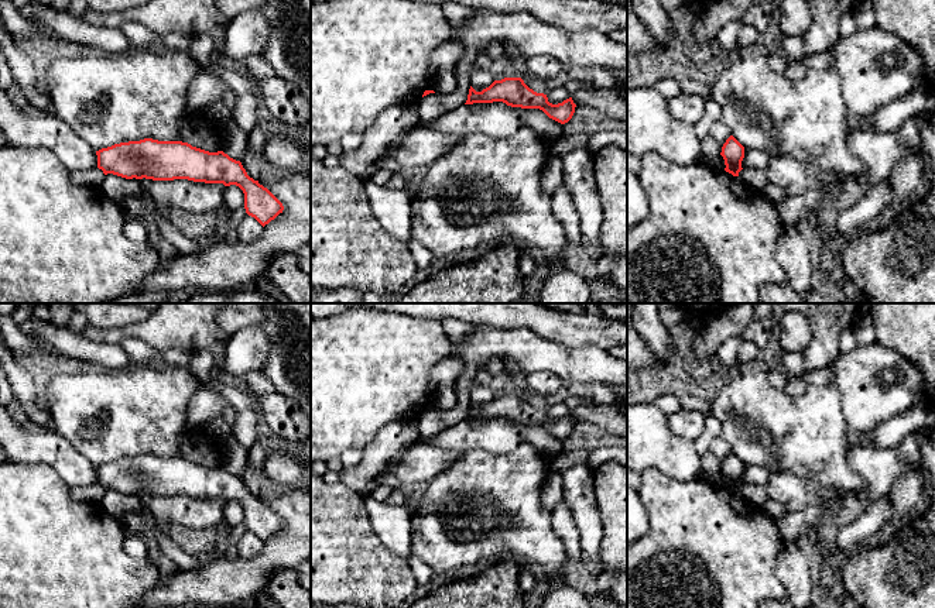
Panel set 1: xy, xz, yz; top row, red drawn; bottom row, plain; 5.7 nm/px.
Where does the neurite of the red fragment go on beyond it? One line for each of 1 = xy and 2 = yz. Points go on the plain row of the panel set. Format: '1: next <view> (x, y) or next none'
1: next none
2: next none

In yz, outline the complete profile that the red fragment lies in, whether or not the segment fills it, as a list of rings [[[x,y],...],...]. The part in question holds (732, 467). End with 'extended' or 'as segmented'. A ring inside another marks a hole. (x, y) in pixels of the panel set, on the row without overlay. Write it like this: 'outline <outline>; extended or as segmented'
outline [[[730,451],[722,463],[720,471],[725,475],[725,487],[733,492],[739,492],[742,484],[742,477],[744,474],[744,463]]]; as segmented

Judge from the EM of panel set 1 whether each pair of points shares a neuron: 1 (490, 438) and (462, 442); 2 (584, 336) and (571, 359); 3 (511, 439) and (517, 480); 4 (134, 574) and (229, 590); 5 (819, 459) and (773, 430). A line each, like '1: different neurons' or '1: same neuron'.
1: same neuron
2: different neurons
3: different neurons
4: different neurons
5: same neuron

